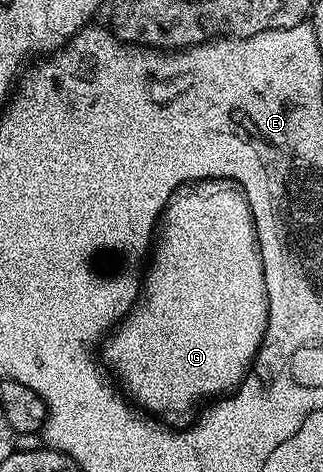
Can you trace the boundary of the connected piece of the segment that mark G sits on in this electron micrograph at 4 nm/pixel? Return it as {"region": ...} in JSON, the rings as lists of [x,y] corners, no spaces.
{"region":[[[223,182],[195,186],[195,190],[173,196],[163,209],[146,270],[141,278],[139,301],[115,327],[115,335],[102,347],[101,354],[126,397],[138,409],[147,414],[155,409],[180,415],[203,394],[223,390],[236,379],[242,379],[247,372],[248,358],[255,358],[259,349],[259,333],[264,331],[260,278],[263,261],[247,198],[235,194]]]}

